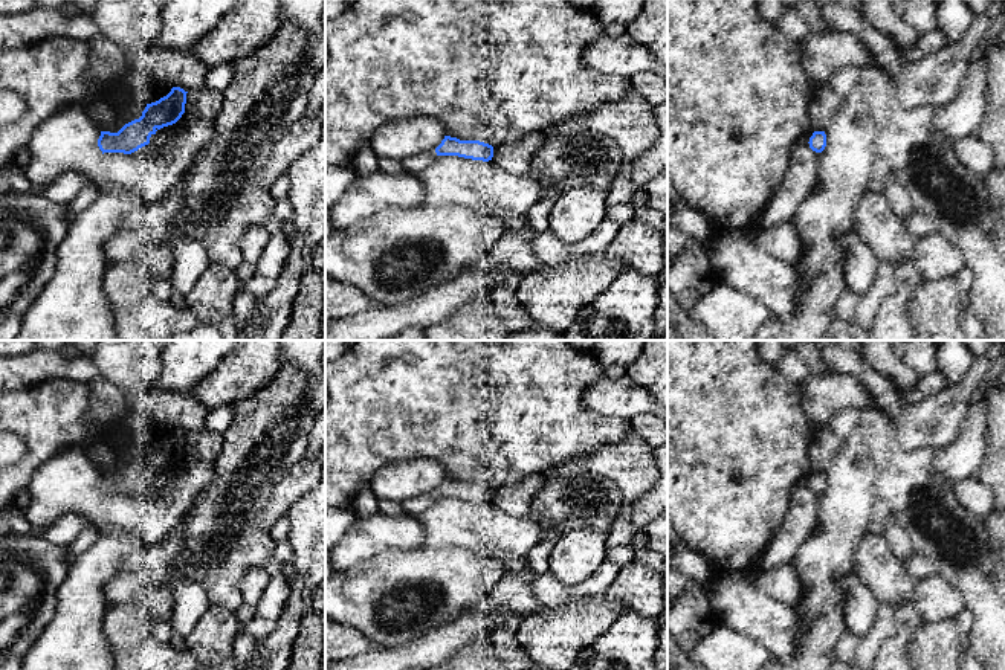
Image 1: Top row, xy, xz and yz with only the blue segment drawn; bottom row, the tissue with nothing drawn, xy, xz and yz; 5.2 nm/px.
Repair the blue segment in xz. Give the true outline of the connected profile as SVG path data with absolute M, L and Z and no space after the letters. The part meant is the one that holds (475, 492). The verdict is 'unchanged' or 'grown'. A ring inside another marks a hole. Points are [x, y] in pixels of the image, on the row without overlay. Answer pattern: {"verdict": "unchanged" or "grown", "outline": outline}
{"verdict": "grown", "outline": "M444 478L441 485L435 491L405 499L399 504L408 514L417 517L438 498L458 498L464 501L489 504L493 499L493 488L480 482L460 482L457 479Z"}

